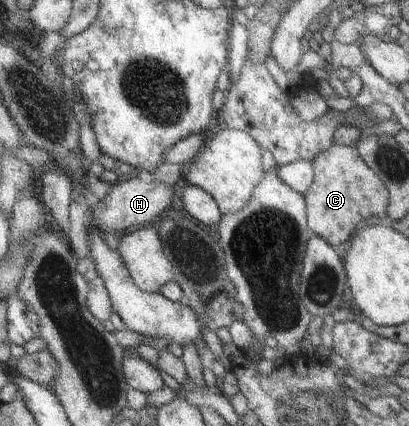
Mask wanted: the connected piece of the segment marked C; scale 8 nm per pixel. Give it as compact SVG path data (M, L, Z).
M334 144L328 151L319 153L313 160L315 180L305 193L307 223L312 233L323 237L336 250L349 239L358 223L375 215L386 218L389 190L361 158L354 146Z

